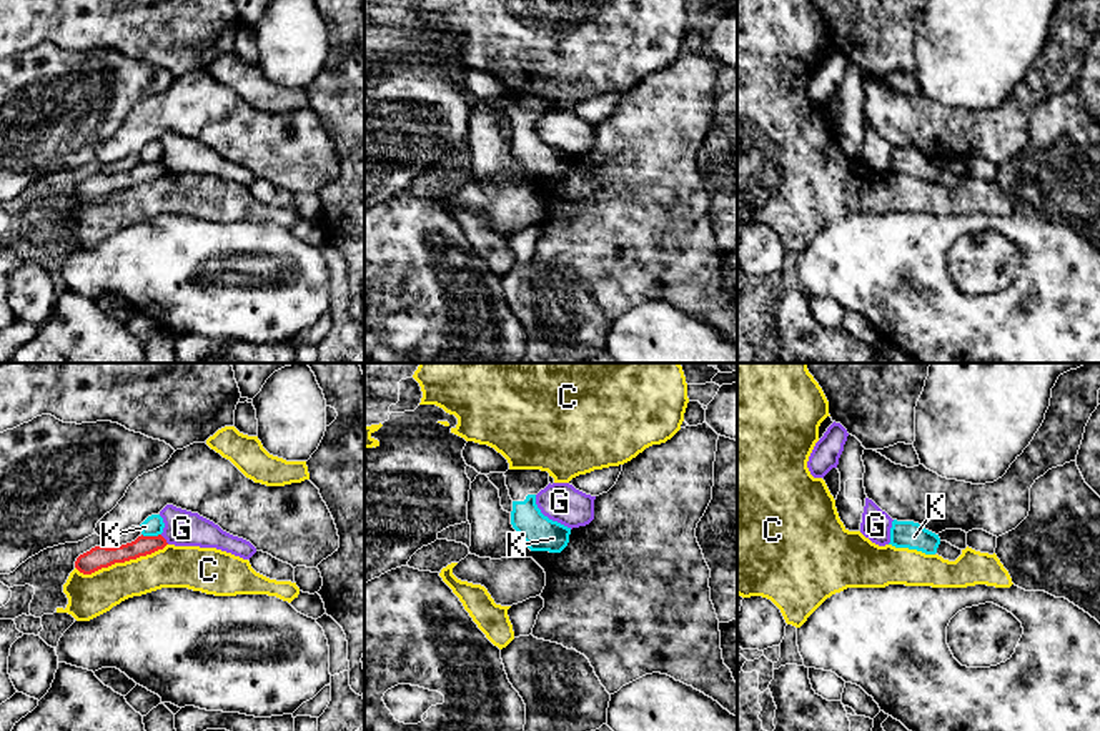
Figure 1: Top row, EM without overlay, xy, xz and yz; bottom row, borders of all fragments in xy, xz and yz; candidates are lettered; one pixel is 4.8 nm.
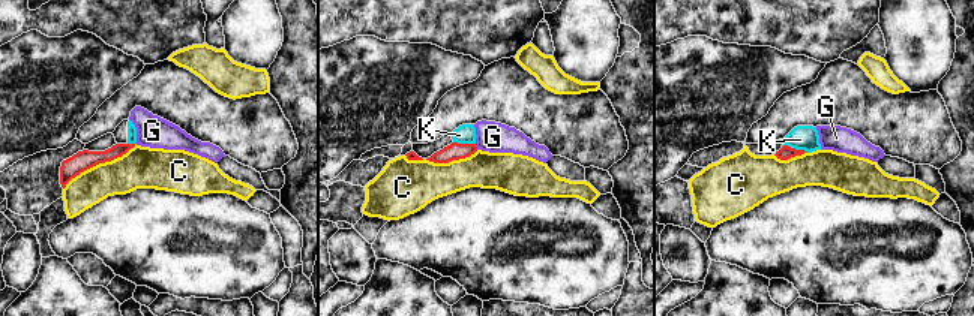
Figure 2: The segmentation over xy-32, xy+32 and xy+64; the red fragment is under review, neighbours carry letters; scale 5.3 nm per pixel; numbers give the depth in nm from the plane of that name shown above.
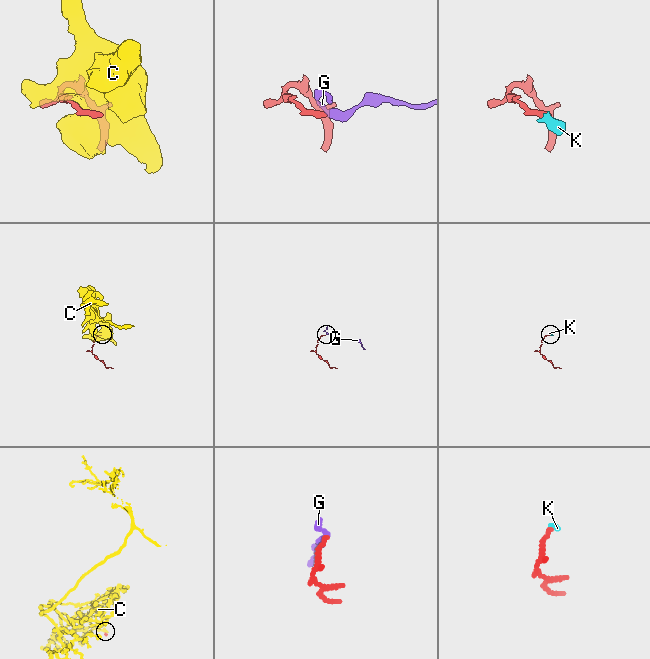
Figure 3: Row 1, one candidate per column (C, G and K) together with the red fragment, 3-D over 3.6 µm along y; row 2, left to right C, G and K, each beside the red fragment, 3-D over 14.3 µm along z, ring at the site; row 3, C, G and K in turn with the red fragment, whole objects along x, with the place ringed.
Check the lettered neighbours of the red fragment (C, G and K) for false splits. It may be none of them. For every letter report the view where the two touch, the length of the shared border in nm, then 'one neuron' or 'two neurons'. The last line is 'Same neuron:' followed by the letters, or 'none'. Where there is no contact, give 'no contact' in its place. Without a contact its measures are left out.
C: meets red in xy; contact 460 nm long; two neurons
G: meets red in xy; contact 60 nm long; two neurons
K: meets red in xy; contact 100 nm long; two neurons
Same neuron: none

